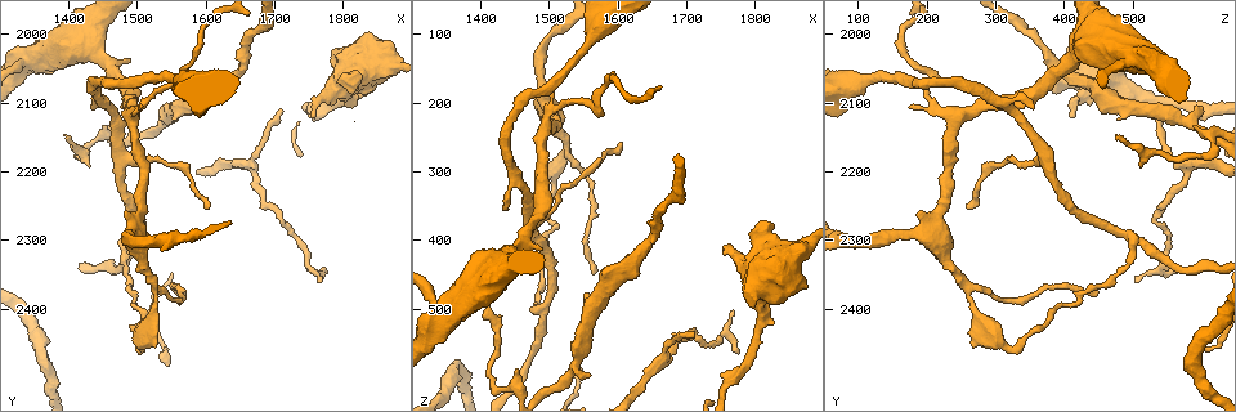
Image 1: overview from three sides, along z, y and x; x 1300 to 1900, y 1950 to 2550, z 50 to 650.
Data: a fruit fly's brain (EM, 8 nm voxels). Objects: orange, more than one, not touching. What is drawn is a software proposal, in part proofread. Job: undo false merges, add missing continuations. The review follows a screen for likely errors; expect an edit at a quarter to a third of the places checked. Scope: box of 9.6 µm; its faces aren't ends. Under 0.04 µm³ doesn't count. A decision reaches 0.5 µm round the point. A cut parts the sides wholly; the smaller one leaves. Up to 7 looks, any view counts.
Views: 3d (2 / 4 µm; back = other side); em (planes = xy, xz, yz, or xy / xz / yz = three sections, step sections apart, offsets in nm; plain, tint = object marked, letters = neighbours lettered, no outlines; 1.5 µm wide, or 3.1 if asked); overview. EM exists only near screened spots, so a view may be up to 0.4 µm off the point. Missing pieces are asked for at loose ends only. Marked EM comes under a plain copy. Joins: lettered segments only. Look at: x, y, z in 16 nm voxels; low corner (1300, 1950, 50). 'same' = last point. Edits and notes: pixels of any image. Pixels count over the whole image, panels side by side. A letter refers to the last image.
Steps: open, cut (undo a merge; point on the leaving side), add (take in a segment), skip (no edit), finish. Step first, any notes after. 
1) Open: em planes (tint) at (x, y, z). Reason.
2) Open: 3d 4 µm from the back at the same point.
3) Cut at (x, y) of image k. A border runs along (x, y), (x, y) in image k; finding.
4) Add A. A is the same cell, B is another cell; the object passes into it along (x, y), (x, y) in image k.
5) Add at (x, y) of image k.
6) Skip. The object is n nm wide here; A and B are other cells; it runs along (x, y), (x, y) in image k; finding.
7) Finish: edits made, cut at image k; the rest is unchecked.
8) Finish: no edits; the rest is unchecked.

Open: em planes (letters) at (1710, 2110, 540). Tapers out.

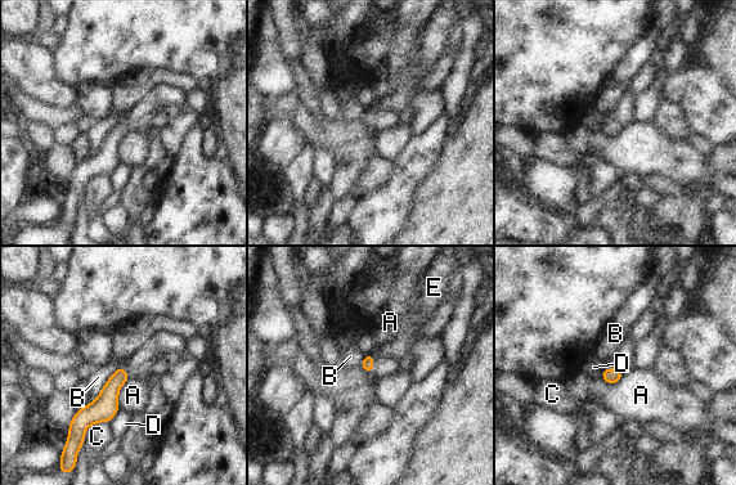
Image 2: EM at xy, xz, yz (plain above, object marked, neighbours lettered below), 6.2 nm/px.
Skip. A, B, C, D and E are other cells; it runs along (120, 371), (108, 396), (77, 430) in image 2; no lettered segment goes on from it.

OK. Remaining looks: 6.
Open: 3d 2 µm at (1560, 2110, 590). An open end.

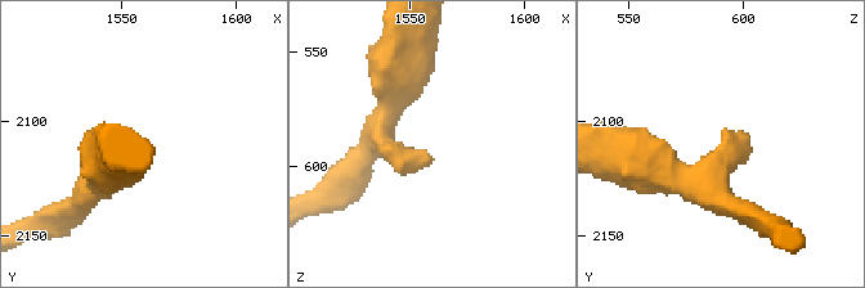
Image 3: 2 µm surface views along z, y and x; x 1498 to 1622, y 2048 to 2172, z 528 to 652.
Open: em xz step 8 (letters) at (1559, 2110, 594).

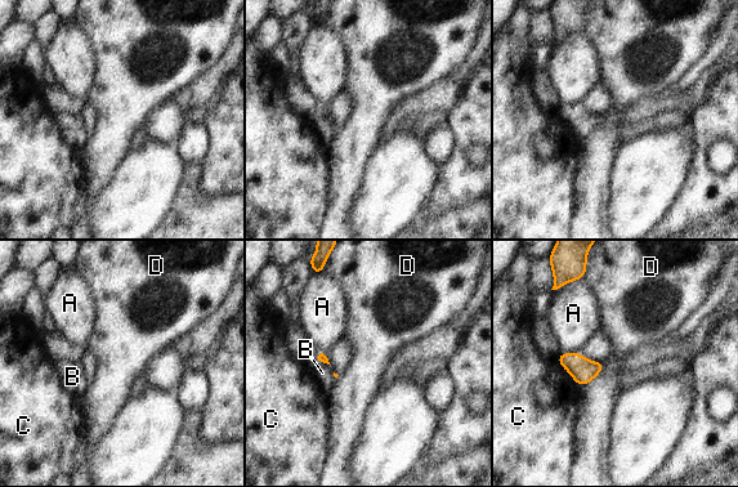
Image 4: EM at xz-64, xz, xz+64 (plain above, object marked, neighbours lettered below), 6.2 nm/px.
Open: em xy step 8 (letters) at the same point. Cut it another way.

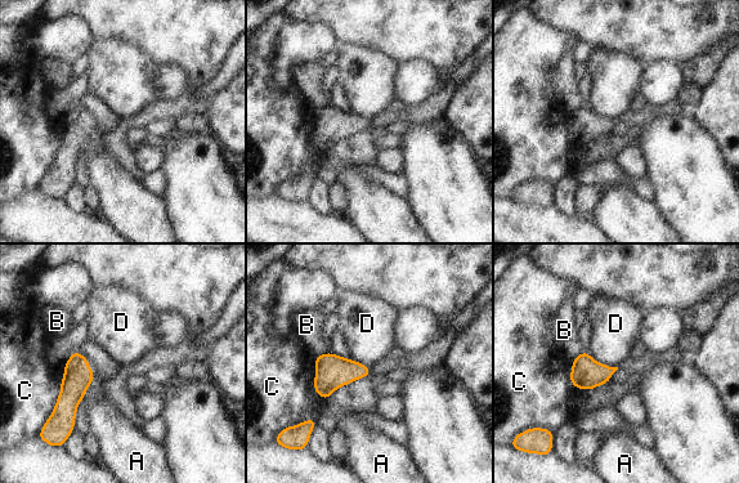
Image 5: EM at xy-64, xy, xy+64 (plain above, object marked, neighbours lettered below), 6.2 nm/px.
Skip. The longest contact is with D, 220 nm; A, B, C and D are other cells; a border runs along (586, 352), (596, 361), (616, 367) in image 5; no lettered segment goes on from it.

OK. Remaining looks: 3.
Open: 3d 2 µm from the back at (1400, 2150, 475). Branch stops here.

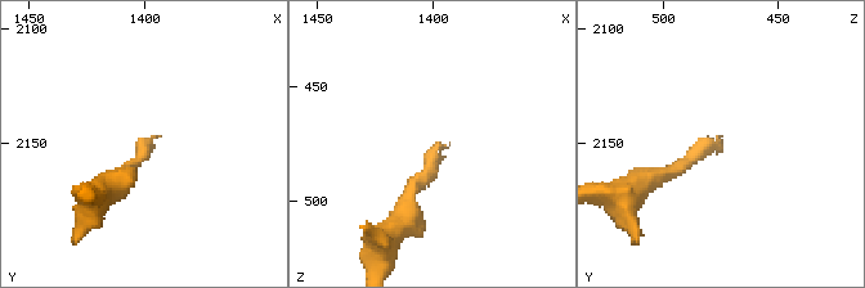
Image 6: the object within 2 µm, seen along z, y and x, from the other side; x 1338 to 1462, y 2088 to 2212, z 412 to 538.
Open: em xy step 4 (letters) at (1397, 2149, 475). Now the EM.

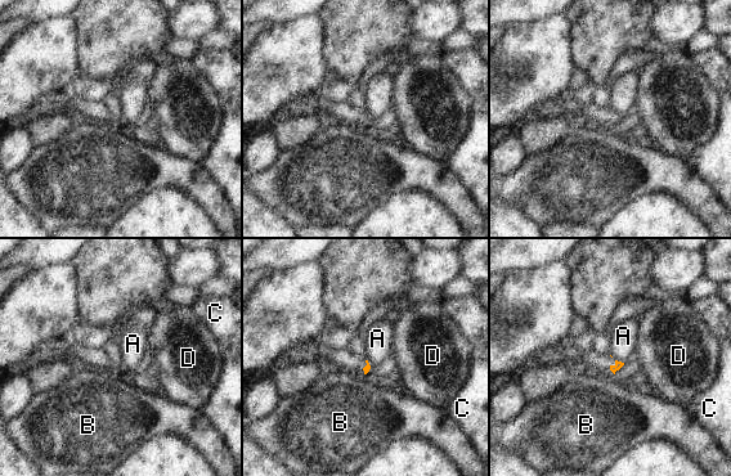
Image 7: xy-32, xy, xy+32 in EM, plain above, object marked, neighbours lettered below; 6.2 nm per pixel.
Open: em planes (letters) at the same point. Cut it another way.

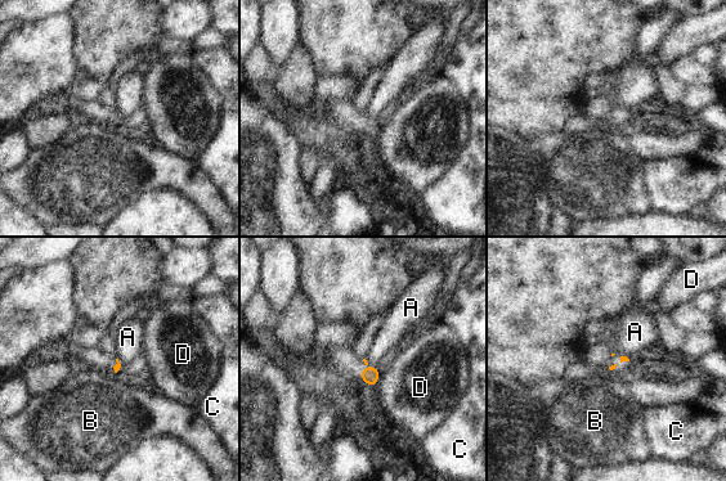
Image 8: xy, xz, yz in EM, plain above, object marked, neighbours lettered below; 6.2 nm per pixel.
Skip. The longest contact is with D, 130 nm; A, B, C and D are other cells; none of them fits.

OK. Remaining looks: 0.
Finish: no edits; the rest is unchecked.

